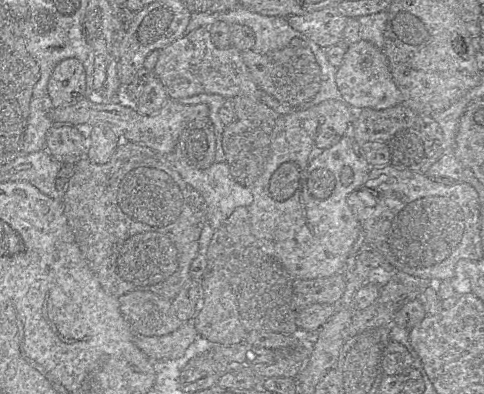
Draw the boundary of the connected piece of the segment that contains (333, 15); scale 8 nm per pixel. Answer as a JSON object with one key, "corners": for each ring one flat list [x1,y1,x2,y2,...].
{"corners":[[325,7,304,15,287,18,289,25,322,48,342,44,348,18,336,7]]}

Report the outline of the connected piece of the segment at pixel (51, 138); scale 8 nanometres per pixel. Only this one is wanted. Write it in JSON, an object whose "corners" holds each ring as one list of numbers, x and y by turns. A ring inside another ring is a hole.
{"corners":[[54,124,46,135,45,149,60,162,85,157,85,138,73,125]]}

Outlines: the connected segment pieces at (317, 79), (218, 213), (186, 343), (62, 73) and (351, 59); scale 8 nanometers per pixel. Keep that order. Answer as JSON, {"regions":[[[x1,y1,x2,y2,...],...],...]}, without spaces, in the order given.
{"regions":[[[300,38,292,39,288,46,280,50,267,53,257,53,252,49,241,51,241,57,253,81,262,91,291,107,305,107,307,102,311,101,321,88,322,77,320,66,311,49]],[[176,150,164,156,168,158,170,166,179,173,181,178,202,195,207,206,207,223,215,230,223,224,237,207,249,207,252,203,251,190,232,178,227,163,215,162,206,169,198,169,189,164,183,155]],[[186,321,178,329,166,335,145,336,133,333,133,340,149,358,157,361,182,357,197,335,193,321]],[[75,58,61,61,54,68,48,84,49,108,77,103,85,97,86,75,81,62]],[[361,39,346,48,345,57,337,68,336,84,342,100,356,111,366,108,383,110,403,103,384,51,366,40]]]}

